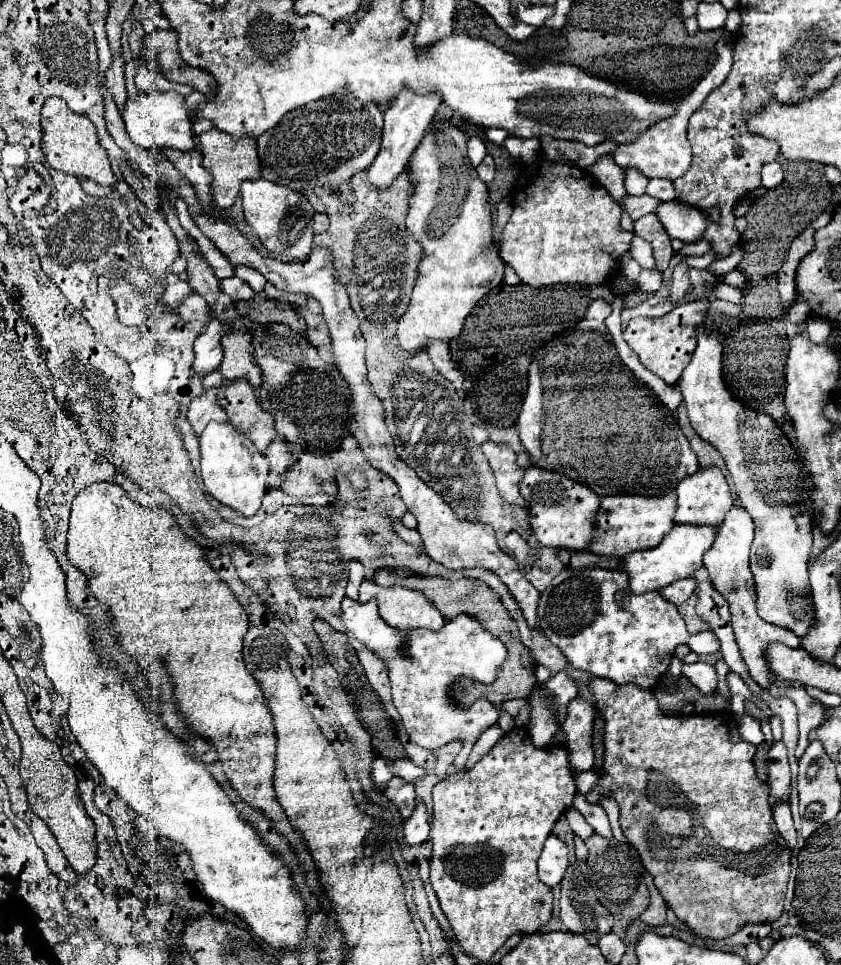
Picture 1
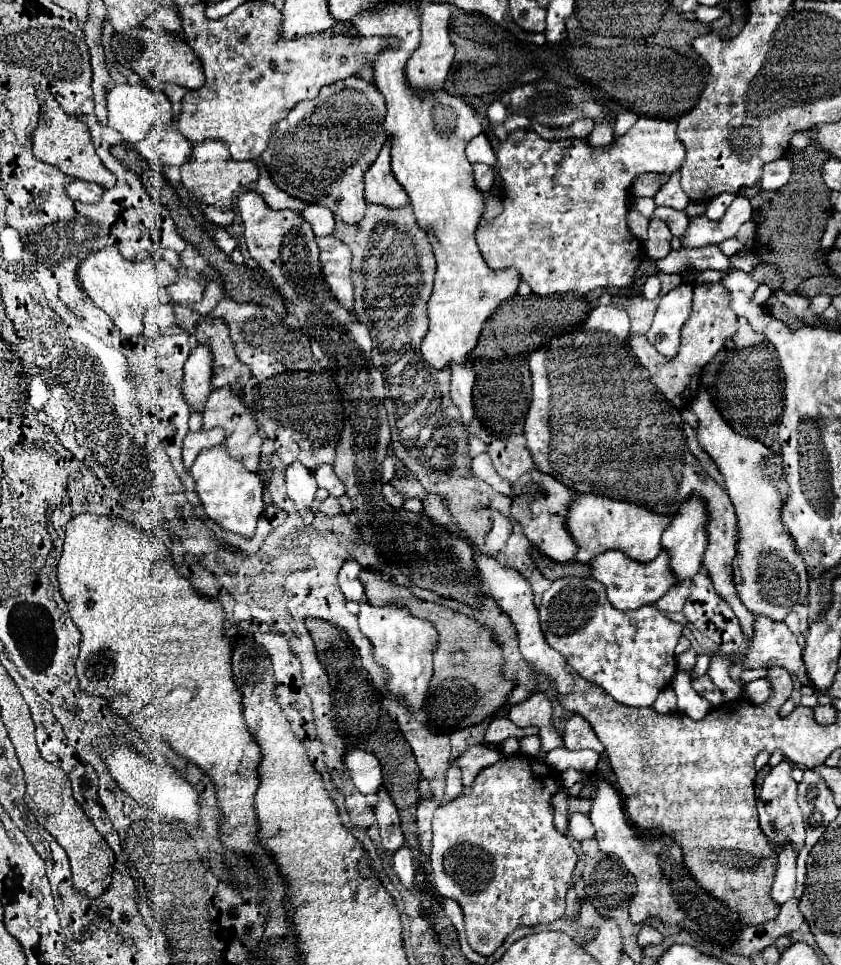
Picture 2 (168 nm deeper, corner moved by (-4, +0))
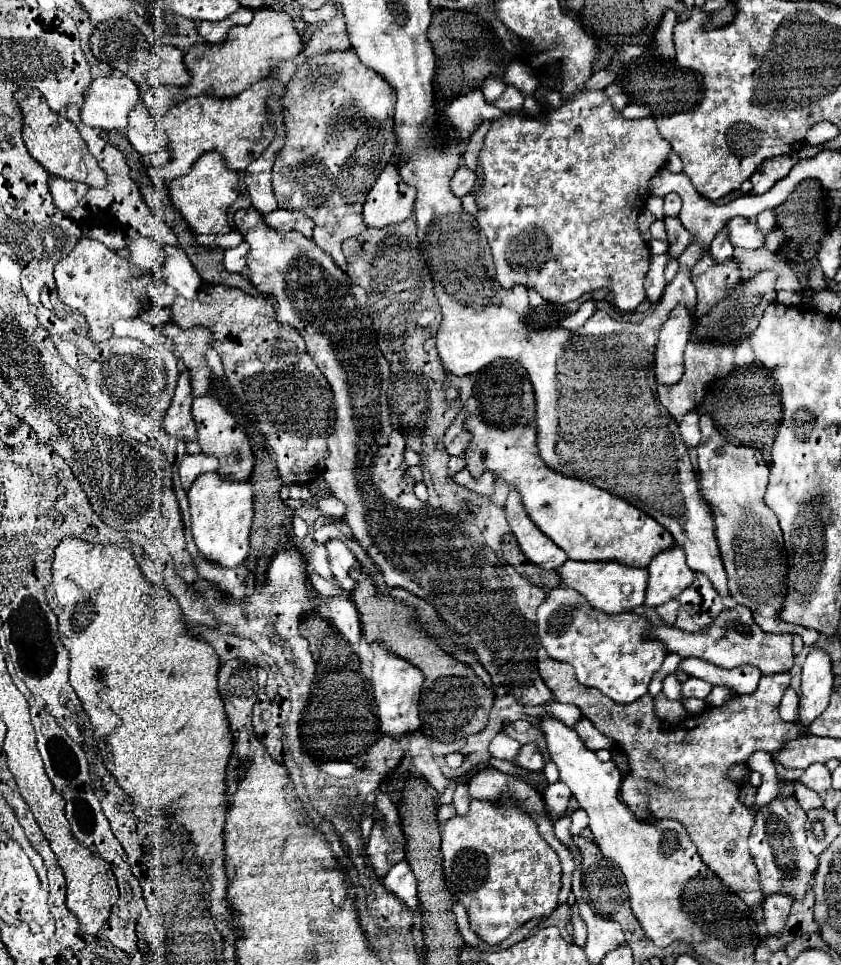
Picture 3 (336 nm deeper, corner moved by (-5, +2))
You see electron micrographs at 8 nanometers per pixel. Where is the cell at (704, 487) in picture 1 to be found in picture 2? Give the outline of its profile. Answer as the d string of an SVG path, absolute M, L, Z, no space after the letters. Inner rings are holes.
M690 497L688 501L682 503L676 519L672 519L670 527L662 535L662 549L668 553L668 567L674 573L676 583L692 579L700 571L700 561L706 551L706 523L708 523L708 515L704 513L706 513L704 501L700 501L698 497Z

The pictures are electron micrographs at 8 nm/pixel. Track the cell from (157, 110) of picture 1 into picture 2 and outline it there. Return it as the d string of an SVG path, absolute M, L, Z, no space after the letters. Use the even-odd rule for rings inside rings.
M114 85L106 91L106 107L108 107L108 125L116 129L124 141L138 143L144 139L148 129L154 123L172 125L172 105L166 95L148 89L146 85Z

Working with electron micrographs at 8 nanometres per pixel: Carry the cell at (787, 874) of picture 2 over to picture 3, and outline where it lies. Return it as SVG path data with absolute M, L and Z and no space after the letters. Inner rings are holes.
M773 893L765 899L763 903L763 913L765 913L765 923L767 923L767 931L771 935L777 935L783 925L785 925L785 919L789 915L789 909L791 909L791 897L785 895L785 893Z

